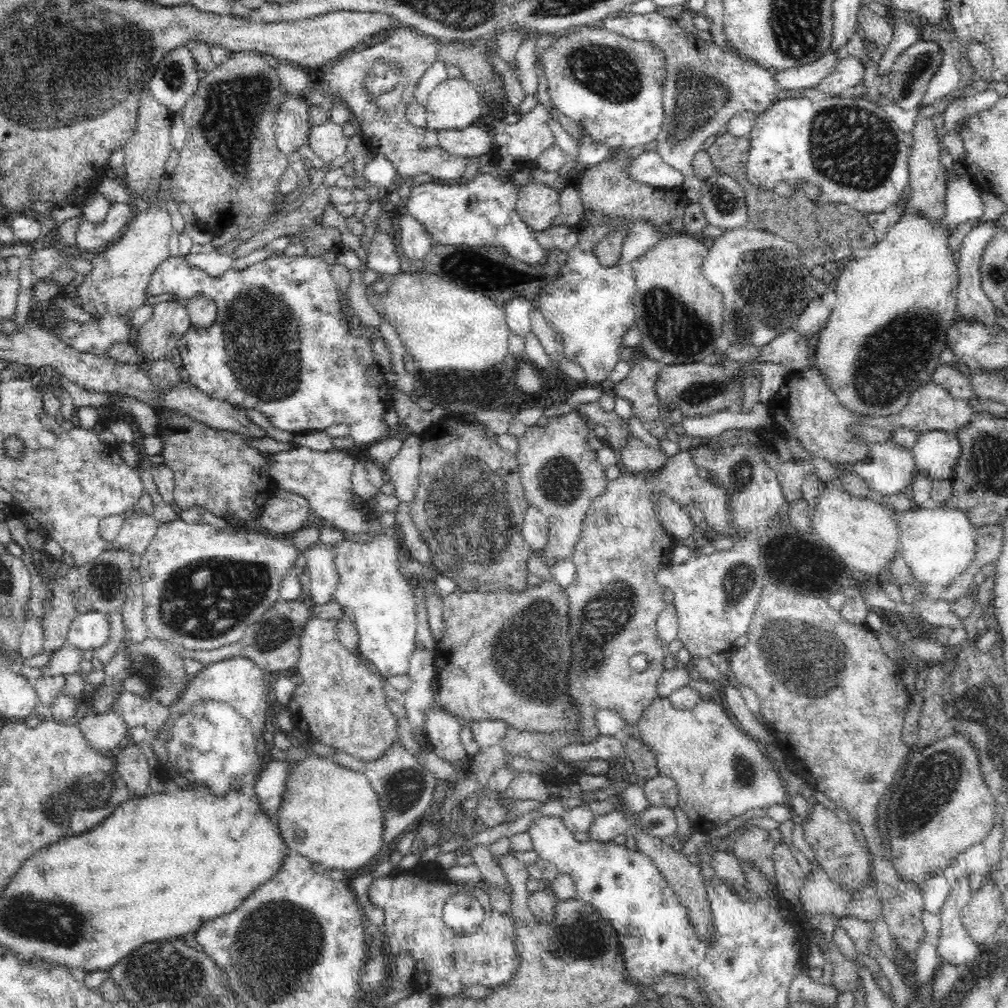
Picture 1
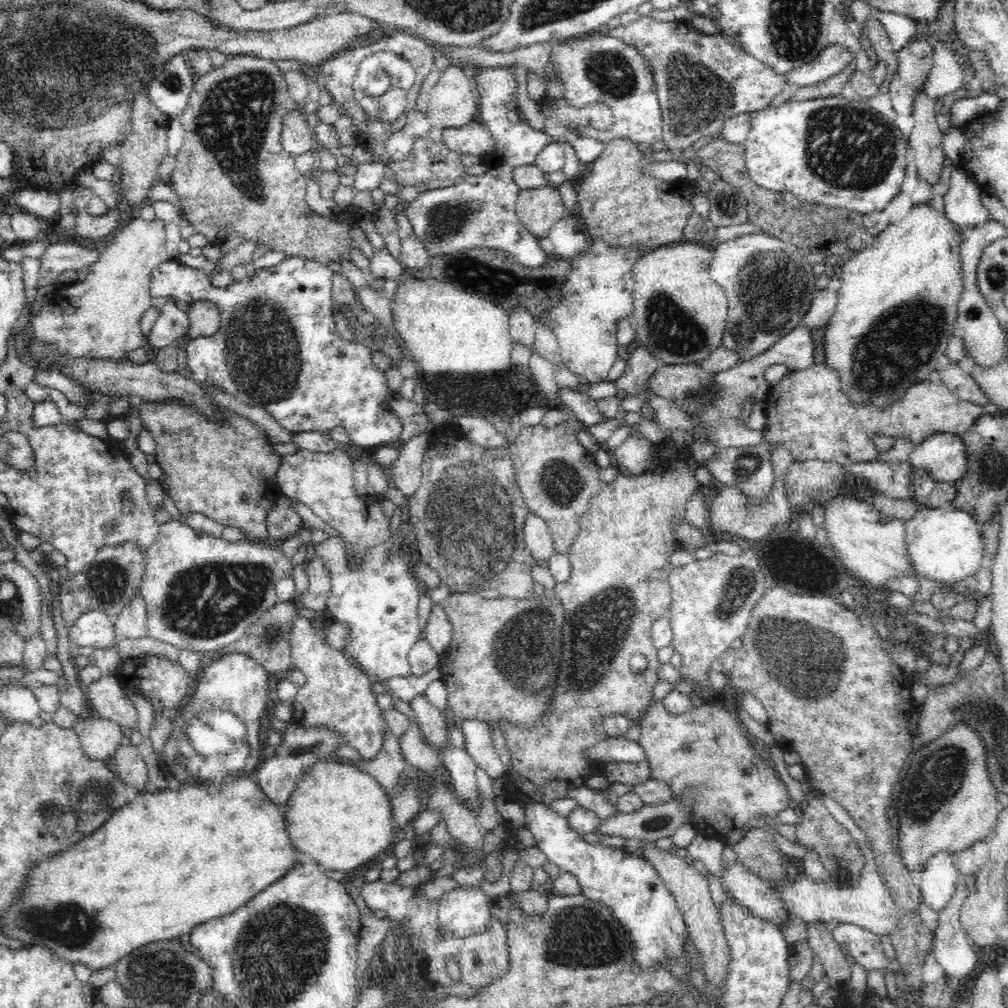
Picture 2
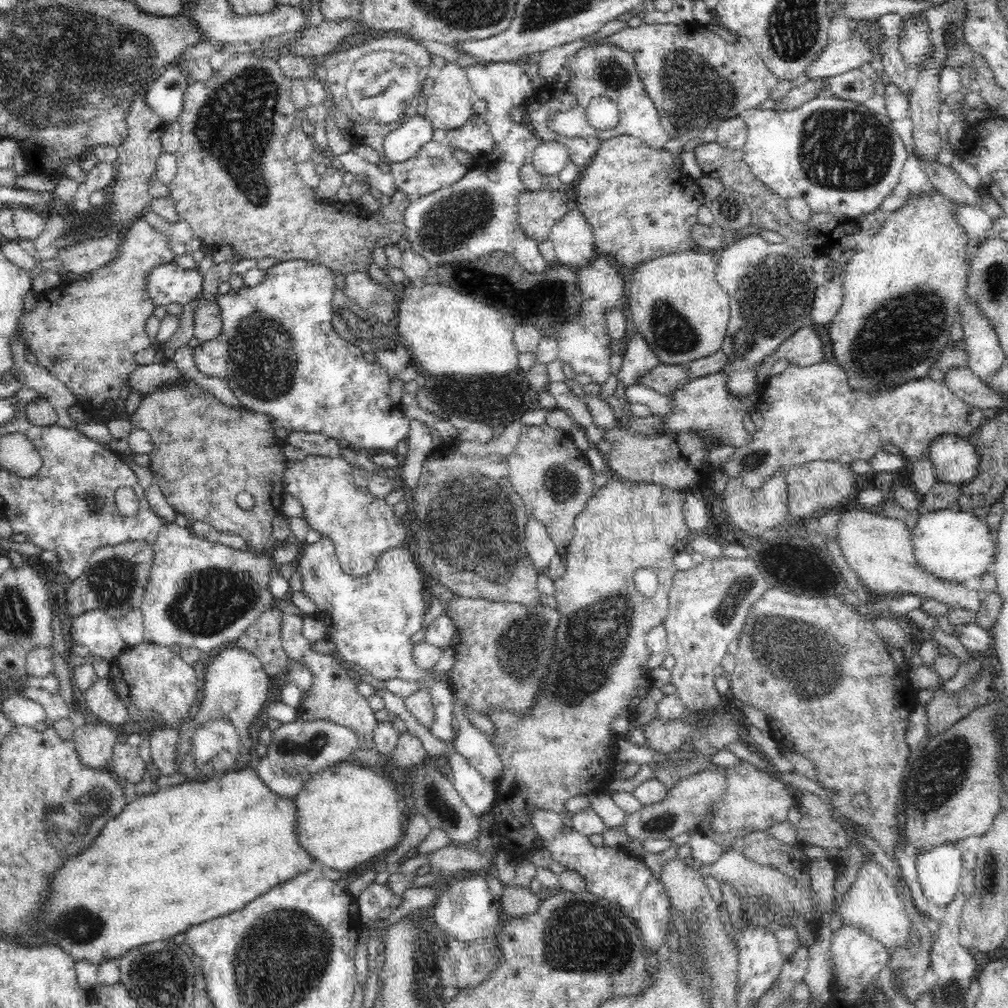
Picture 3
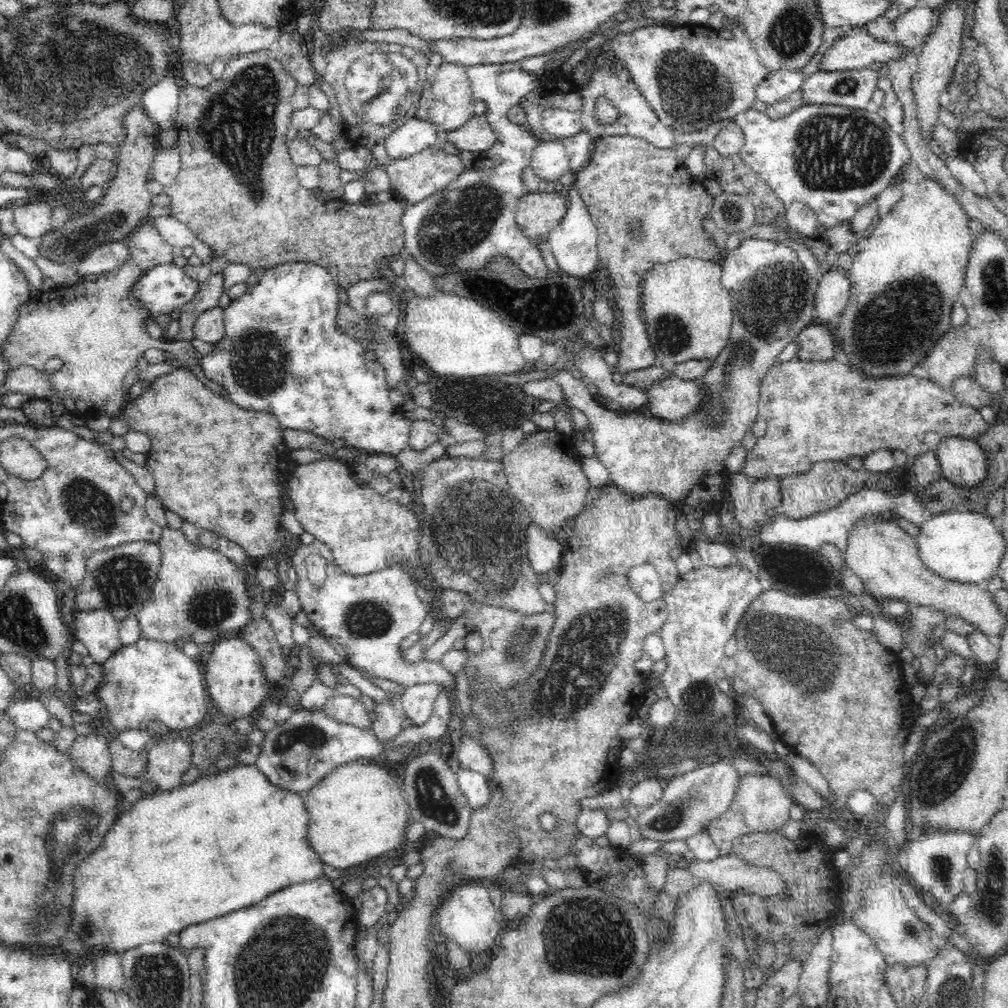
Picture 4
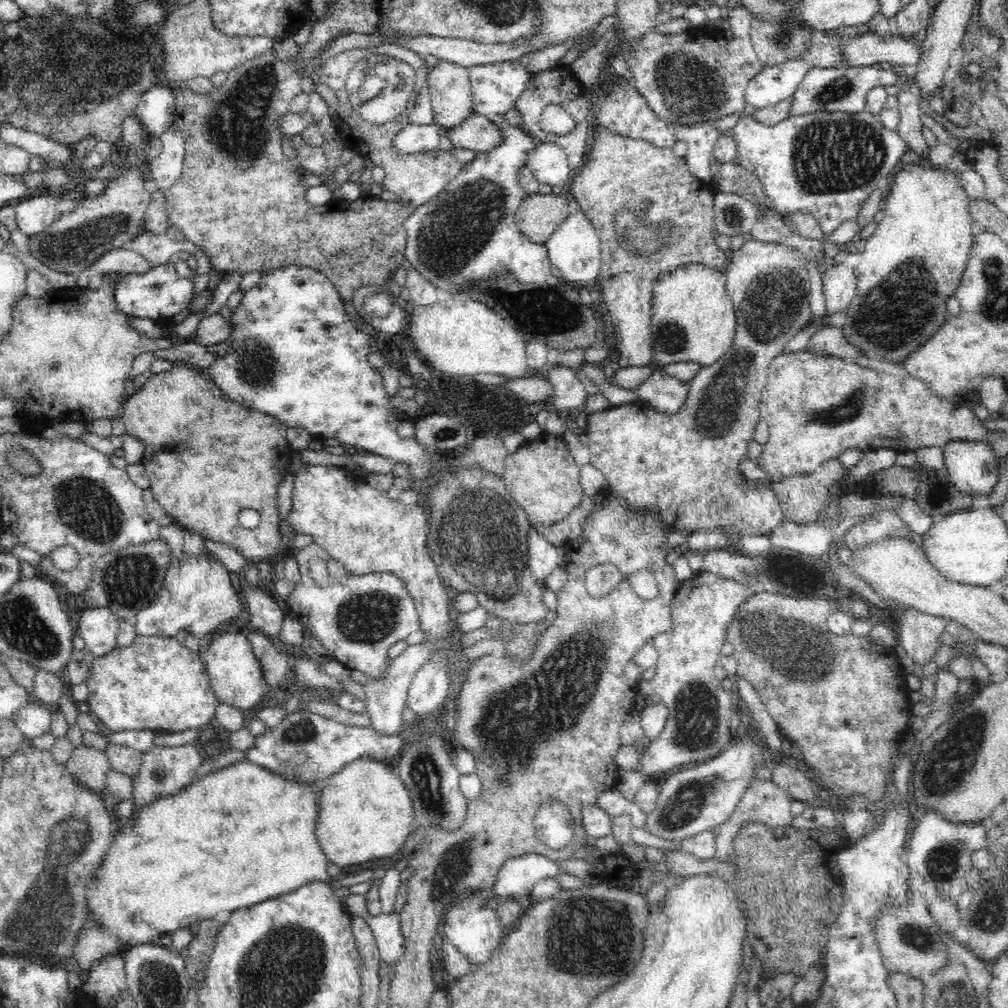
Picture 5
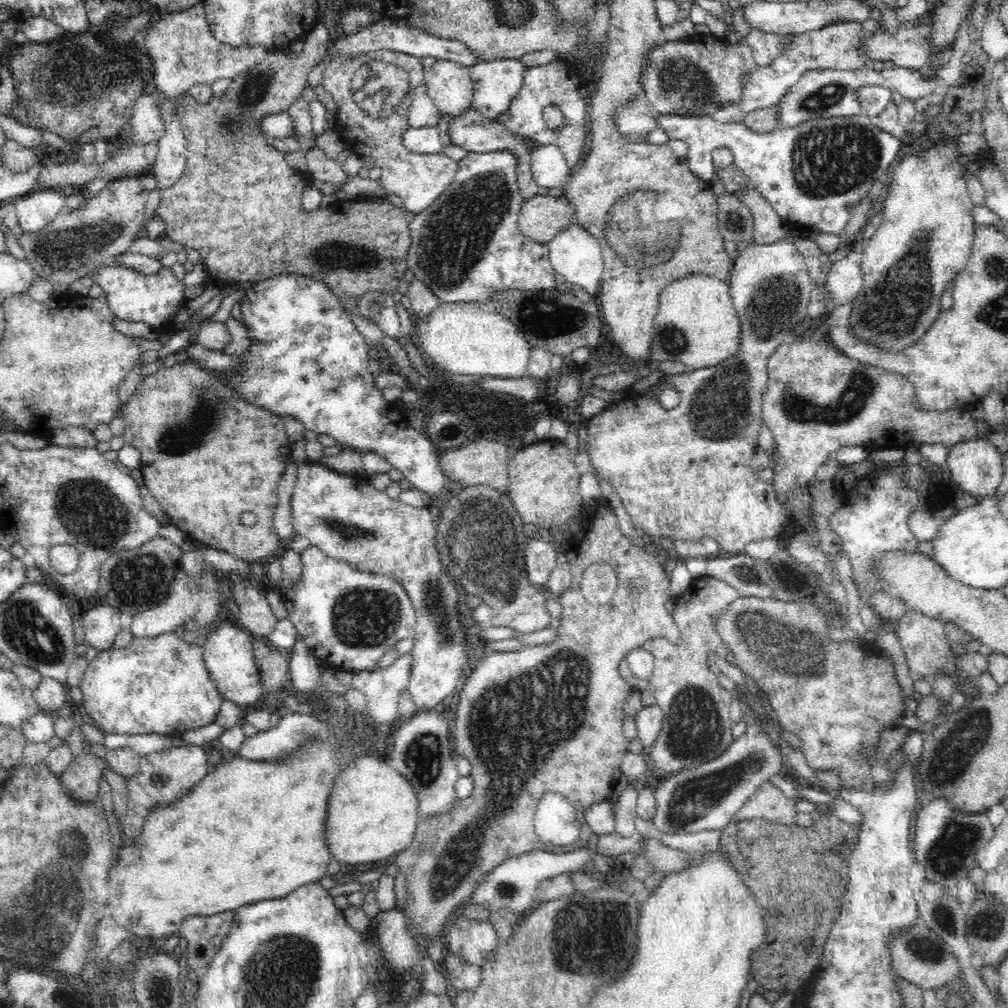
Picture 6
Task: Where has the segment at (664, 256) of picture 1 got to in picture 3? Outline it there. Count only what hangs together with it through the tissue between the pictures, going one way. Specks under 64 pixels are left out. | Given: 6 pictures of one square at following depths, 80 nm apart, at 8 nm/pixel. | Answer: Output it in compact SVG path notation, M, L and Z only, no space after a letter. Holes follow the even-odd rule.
M684 250L648 260L632 274L627 313L660 364L685 366L721 350L731 307L729 294L714 277L718 260L717 252Z

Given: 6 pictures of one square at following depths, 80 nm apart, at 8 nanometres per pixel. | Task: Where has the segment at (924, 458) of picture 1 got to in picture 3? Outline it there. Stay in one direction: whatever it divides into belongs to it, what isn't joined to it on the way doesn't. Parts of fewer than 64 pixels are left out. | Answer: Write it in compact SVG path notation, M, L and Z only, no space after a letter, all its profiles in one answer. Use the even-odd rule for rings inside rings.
M957 435L940 436L932 445L926 454L922 454L921 458L928 457L936 469L936 478L938 481L944 481L952 484L966 484L968 480L972 480L978 471L978 454L976 449L966 437Z

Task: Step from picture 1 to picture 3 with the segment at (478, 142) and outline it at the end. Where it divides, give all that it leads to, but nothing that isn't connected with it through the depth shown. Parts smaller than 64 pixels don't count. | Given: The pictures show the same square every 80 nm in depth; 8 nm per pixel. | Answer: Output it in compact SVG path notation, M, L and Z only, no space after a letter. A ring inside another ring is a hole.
M474 114L460 128L448 130L446 143L473 156L489 153L495 145L484 115Z

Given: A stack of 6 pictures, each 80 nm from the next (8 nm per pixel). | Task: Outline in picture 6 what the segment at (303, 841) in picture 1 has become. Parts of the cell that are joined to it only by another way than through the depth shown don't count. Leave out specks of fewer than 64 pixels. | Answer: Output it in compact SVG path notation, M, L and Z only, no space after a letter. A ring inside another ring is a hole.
M376 754L356 758L348 766L334 782L329 799L325 840L331 857L349 865L390 861L413 842L420 820L416 791Z

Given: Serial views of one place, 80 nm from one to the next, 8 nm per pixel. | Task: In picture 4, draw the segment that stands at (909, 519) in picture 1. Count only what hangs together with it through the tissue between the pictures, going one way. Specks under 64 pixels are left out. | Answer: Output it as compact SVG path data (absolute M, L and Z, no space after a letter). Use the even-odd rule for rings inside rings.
M963 508L934 514L922 522L919 534L914 535L918 555L931 572L945 580L984 585L998 576L998 564L1006 552L1006 539L998 523L986 512Z

